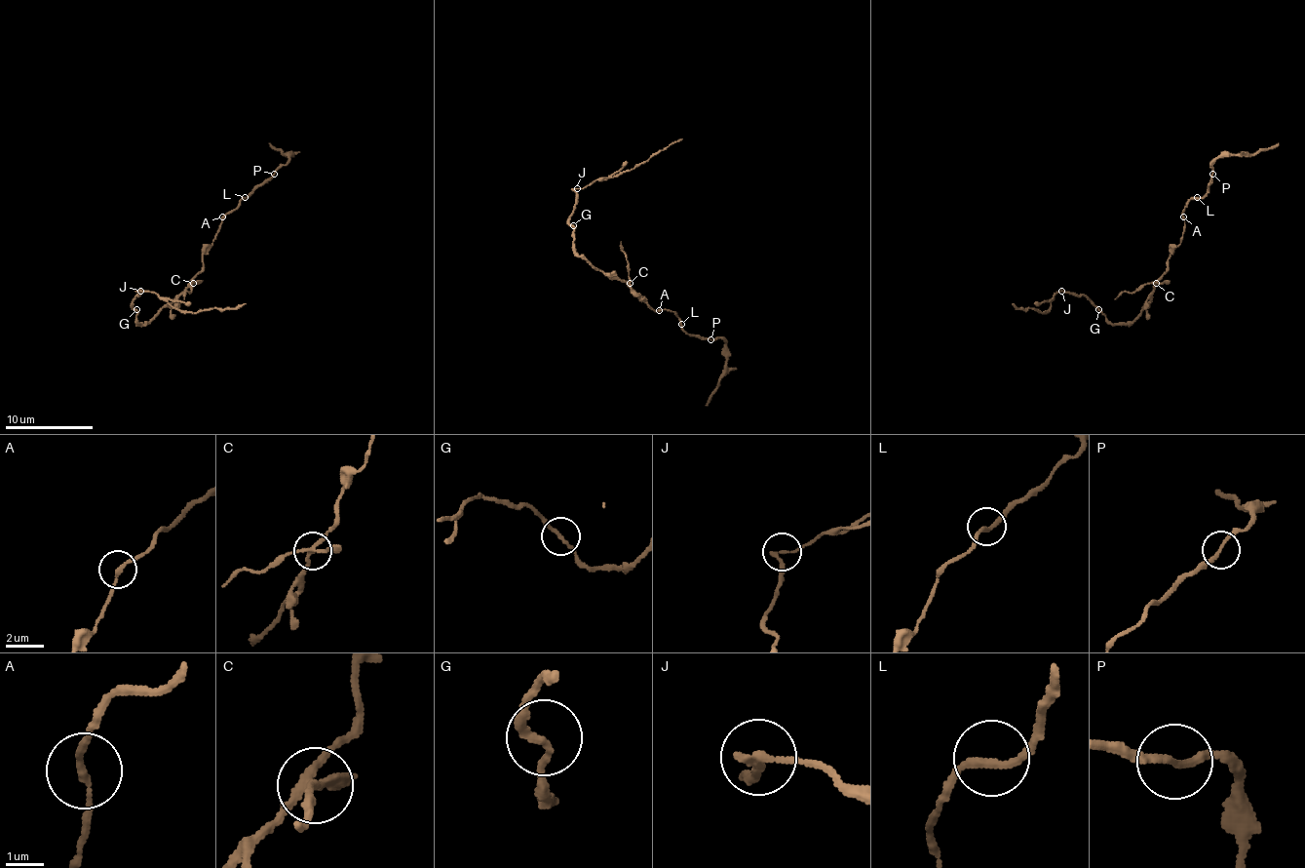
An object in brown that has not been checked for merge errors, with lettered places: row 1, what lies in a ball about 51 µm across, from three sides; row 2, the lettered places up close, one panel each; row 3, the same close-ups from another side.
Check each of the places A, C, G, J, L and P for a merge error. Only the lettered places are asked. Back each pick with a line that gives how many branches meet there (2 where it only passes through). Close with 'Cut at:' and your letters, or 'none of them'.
C: 4 branches meet
J: 2 branches meet
Cut at: C, J

